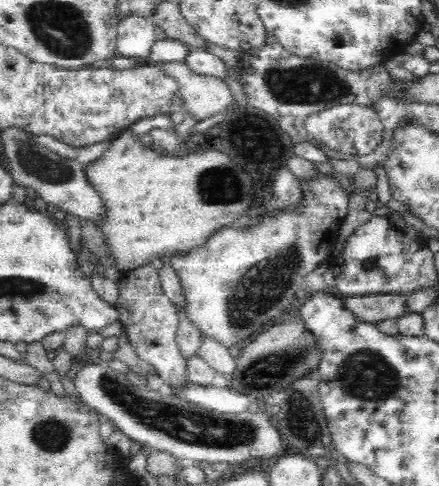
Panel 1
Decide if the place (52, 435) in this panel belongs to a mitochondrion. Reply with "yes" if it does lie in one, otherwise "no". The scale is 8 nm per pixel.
yes

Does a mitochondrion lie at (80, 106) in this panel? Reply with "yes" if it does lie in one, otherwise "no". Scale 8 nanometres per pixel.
no

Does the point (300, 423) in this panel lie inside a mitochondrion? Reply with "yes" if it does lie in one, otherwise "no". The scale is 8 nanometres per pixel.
yes

